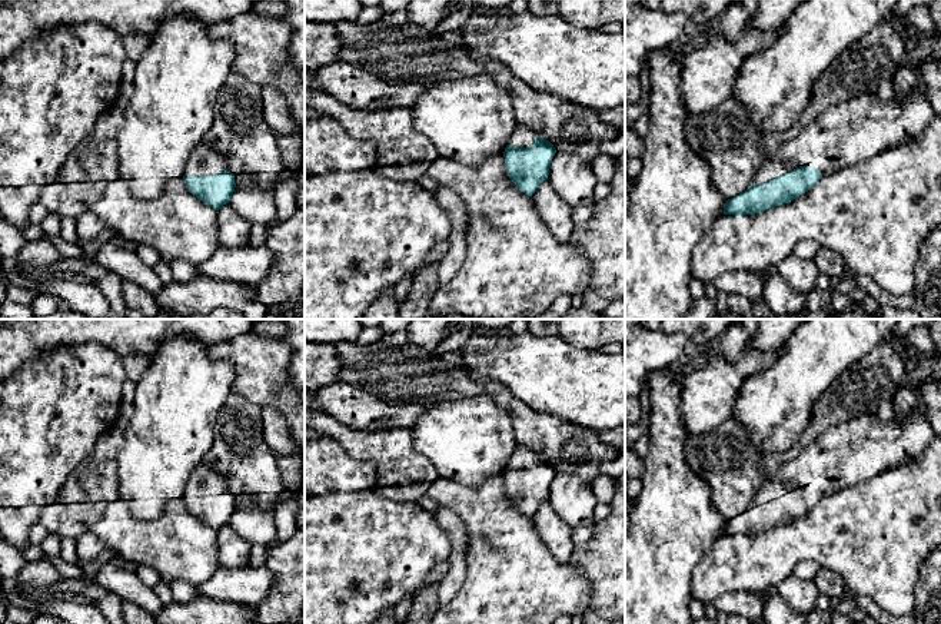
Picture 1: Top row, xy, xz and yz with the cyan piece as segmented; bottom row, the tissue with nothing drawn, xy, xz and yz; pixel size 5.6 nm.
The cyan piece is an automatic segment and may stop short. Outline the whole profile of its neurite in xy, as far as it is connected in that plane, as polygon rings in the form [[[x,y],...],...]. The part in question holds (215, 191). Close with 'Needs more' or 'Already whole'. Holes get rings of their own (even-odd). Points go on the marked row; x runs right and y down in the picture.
[[[203,142],[192,152],[183,179],[193,196],[216,210],[229,203],[236,187],[226,157]]]. Needs more

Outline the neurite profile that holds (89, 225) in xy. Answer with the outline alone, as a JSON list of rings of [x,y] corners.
[[[92,209],[77,218],[77,235],[80,246],[93,240],[106,229],[106,222],[100,219]]]

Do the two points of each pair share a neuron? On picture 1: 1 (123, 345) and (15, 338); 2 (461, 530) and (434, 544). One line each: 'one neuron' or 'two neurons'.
1: one neuron
2: two neurons

